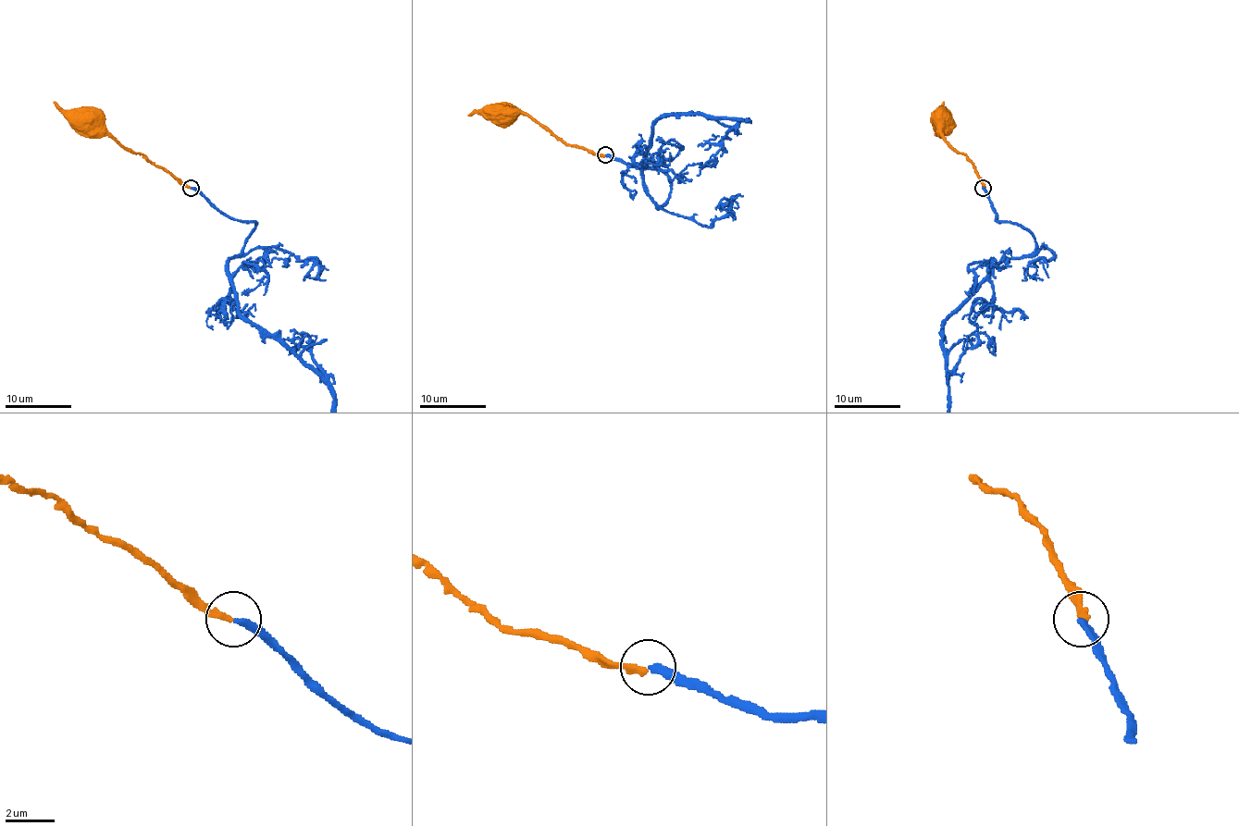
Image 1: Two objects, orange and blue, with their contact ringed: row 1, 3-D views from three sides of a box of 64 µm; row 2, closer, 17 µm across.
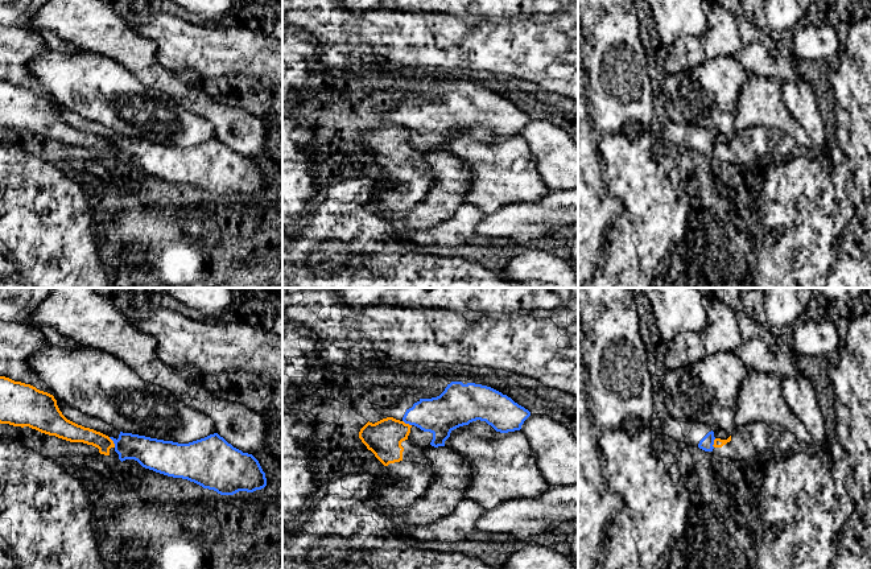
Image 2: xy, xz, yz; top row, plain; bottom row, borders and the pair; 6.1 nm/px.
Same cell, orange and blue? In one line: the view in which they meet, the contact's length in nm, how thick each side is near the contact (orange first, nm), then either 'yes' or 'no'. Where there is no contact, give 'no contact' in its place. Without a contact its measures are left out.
meets orange in xy; contact 80 nm long; 120 nm thick on the orange side, 190 nm on the other; no

